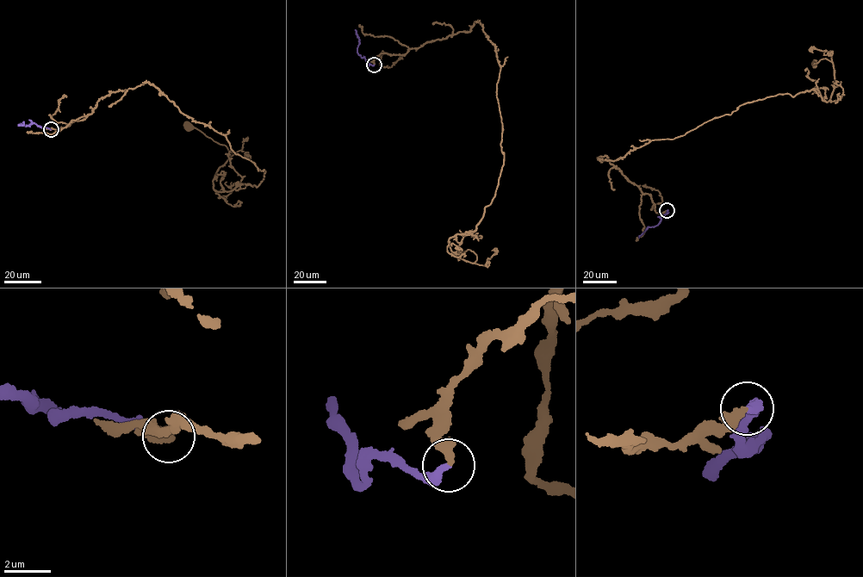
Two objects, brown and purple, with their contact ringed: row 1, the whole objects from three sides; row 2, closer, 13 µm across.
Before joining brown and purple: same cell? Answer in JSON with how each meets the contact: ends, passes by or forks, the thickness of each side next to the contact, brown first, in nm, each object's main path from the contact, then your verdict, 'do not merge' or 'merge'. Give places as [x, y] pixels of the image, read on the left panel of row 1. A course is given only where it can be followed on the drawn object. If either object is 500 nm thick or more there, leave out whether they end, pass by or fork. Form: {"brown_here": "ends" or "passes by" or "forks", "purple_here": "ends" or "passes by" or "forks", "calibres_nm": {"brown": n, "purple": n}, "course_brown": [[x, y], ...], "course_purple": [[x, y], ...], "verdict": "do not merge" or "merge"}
{"brown_here": "ends", "purple_here": "ends", "calibres_nm": {"brown": 400, "purple": 320}, "course_brown": [[51, 129], [146, 83], [224, 135], [264, 178], [215, 190], [226, 147], [189, 127]], "course_purple": [[51, 129], [33, 122], [18, 125]], "verdict": "merge"}

